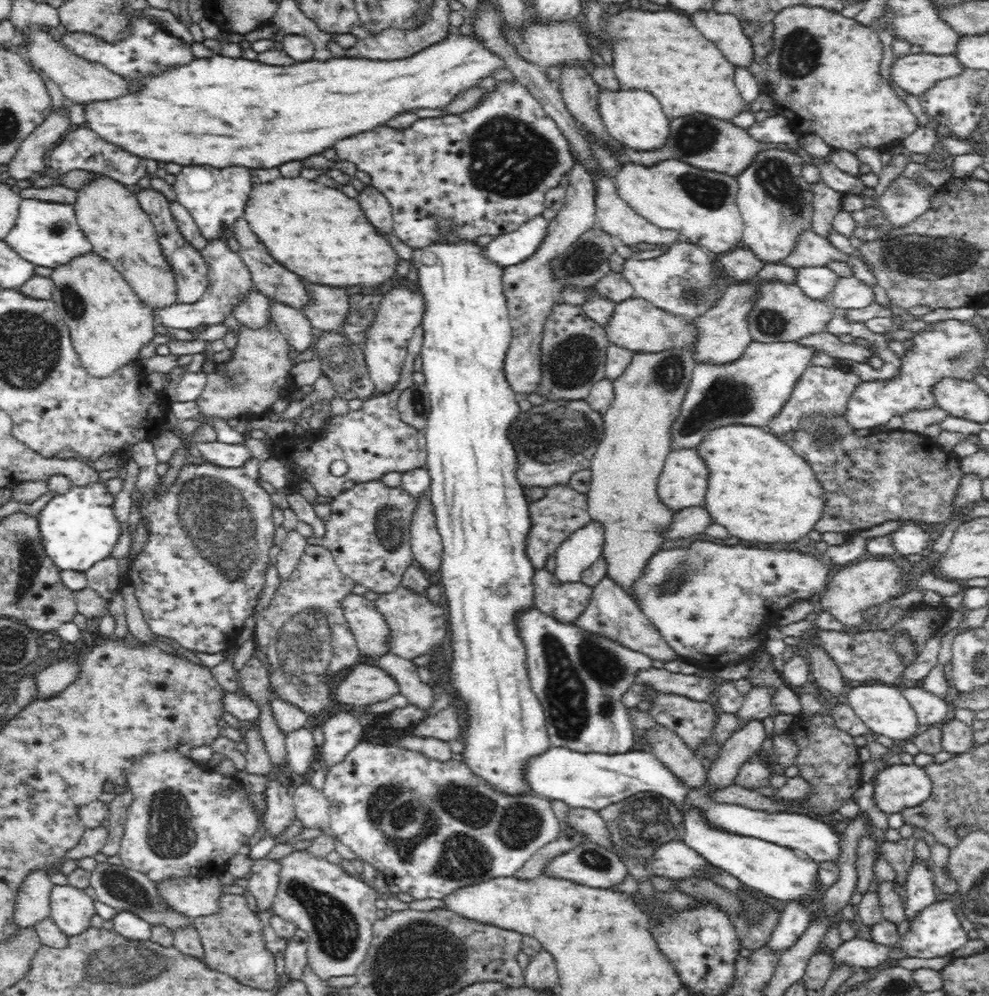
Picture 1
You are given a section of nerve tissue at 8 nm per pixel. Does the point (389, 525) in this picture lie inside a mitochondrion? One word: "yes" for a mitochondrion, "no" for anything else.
yes

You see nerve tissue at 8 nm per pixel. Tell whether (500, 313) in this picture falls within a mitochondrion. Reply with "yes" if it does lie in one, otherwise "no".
no

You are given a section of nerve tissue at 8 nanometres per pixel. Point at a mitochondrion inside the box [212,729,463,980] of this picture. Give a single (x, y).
(336, 929)

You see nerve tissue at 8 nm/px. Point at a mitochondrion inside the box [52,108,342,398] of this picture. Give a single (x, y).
(75, 305)

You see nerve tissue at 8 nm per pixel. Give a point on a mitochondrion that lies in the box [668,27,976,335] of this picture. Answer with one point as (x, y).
(776, 179)

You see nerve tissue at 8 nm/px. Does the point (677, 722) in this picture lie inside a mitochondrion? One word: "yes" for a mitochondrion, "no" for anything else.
no

